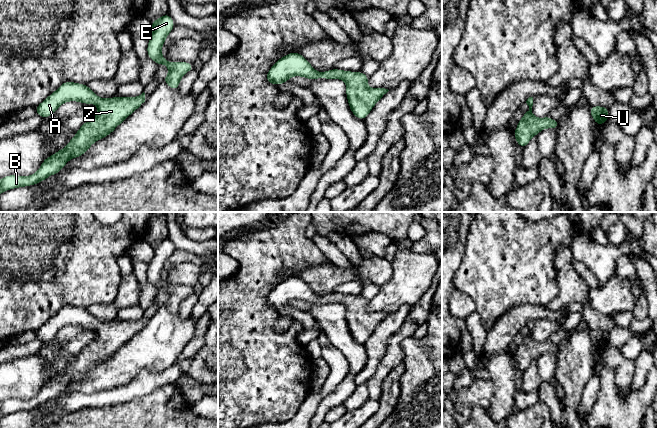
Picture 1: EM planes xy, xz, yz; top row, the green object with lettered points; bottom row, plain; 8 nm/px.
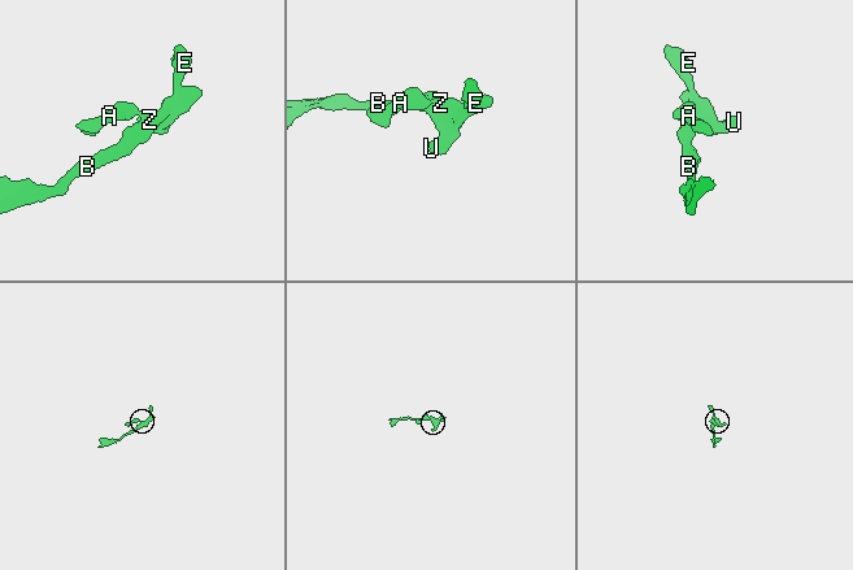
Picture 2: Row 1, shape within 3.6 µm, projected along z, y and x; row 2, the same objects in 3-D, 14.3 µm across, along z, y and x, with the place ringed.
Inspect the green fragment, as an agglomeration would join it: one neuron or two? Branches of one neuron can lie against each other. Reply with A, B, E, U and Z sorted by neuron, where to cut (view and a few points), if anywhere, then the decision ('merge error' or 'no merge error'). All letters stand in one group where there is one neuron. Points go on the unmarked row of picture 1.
groups A B E U Z; cut none; no merge error

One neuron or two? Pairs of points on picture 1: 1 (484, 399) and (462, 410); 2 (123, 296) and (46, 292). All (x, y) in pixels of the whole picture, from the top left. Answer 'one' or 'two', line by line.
1: one
2: two

